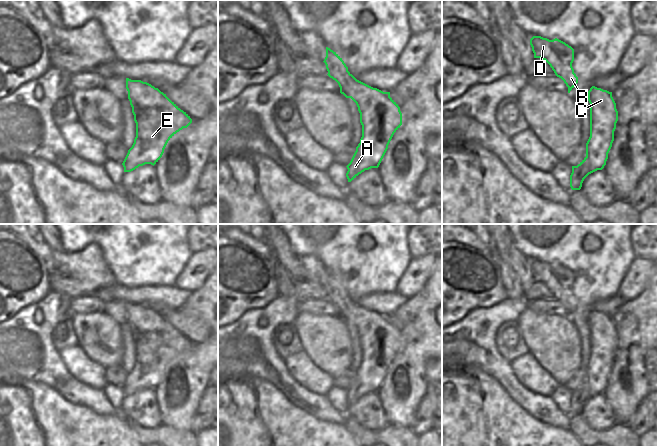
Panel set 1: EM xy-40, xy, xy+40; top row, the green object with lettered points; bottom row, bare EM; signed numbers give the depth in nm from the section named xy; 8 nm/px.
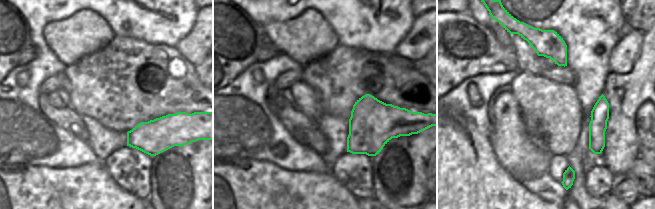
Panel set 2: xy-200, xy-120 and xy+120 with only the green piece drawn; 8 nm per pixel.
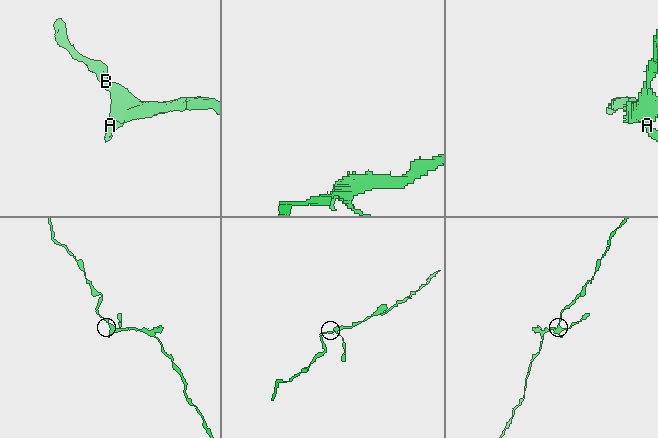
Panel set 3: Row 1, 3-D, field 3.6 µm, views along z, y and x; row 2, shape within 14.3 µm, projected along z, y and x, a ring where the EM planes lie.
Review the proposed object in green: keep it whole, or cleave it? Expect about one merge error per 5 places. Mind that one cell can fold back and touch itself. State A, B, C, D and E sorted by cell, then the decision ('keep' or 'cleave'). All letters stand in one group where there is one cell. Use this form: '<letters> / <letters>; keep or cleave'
A B C D E; keep

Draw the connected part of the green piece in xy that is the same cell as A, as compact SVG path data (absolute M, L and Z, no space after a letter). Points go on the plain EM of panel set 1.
M326 271L326 281L323 285L328 295L328 300L335 304L340 317L346 322L351 322L357 329L362 349L362 361L356 375L346 390L348 406L354 404L359 398L371 392L378 392L394 357L402 349L402 337L398 328L390 321L390 316L383 316L357 304L349 295L342 282L333 274Z

